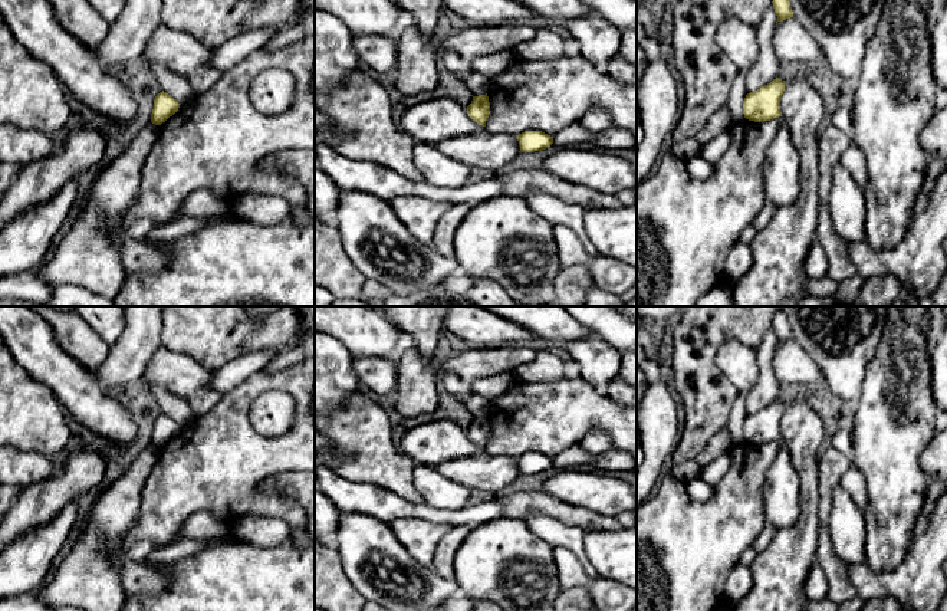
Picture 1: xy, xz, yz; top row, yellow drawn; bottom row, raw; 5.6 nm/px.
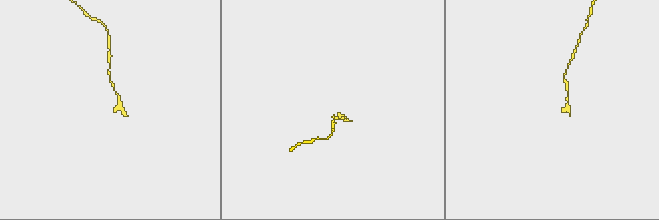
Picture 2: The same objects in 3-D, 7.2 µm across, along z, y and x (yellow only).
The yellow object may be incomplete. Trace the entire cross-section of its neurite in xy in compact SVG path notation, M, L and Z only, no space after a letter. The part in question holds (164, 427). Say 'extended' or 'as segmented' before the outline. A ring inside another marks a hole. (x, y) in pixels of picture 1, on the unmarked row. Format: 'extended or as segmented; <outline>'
as segmented; M160 414L154 421L154 431L151 436L151 444L155 447L161 447L165 444L170 438L172 438L180 430L180 426L177 421L174 421L167 414Z

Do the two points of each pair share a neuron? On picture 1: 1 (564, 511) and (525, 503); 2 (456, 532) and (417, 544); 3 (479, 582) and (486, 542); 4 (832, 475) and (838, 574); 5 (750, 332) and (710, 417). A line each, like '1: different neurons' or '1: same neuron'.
1: same neuron
2: different neurons
3: same neuron
4: same neuron
5: same neuron

